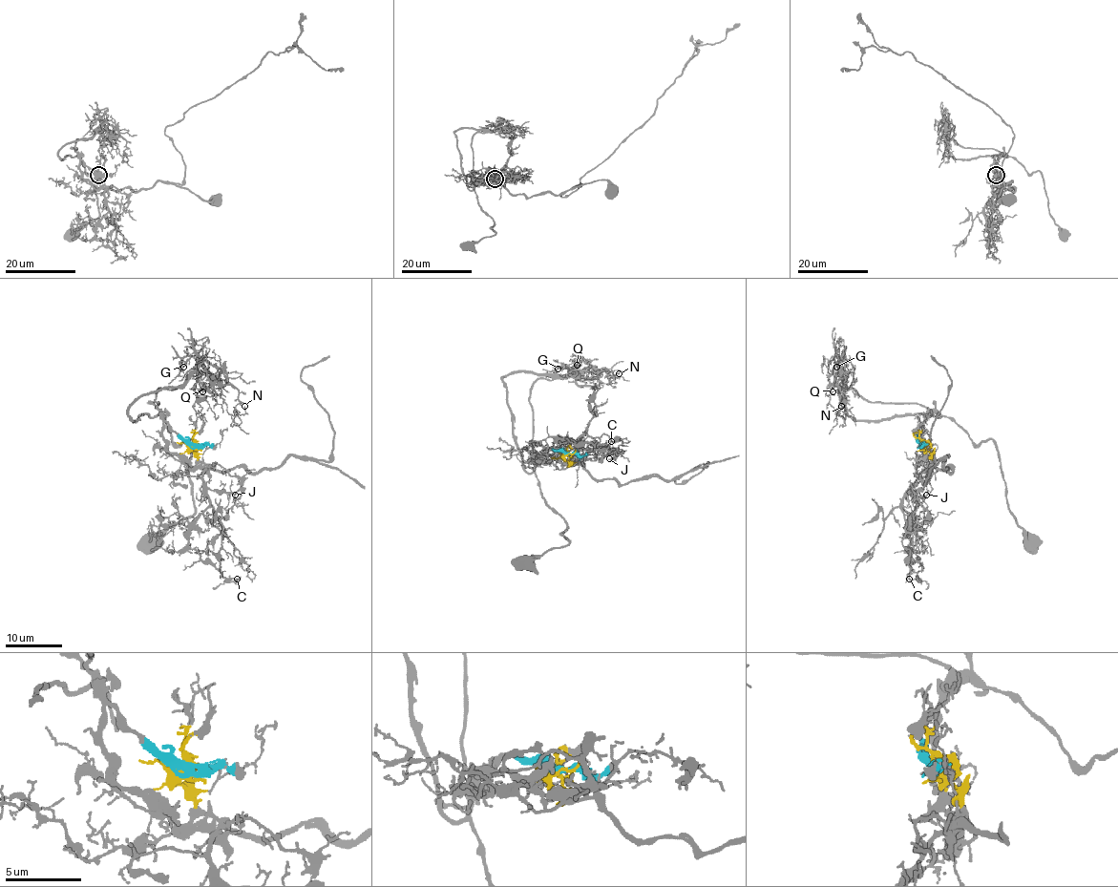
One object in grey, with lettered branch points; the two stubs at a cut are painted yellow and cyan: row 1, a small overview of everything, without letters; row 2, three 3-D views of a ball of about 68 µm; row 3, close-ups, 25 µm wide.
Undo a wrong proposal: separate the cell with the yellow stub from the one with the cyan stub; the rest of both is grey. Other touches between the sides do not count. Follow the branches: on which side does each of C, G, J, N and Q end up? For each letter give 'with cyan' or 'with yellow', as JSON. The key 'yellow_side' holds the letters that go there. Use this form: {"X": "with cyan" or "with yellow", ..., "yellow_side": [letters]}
{"C": "with yellow", "G": "with cyan", "J": "with yellow", "N": "with cyan", "Q": "with cyan", "yellow_side": ["C", "J"]}

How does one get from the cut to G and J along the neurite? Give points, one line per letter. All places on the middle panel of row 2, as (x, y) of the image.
G: (567, 454), (547, 449), (532, 459), (532, 385), (544, 376), (561, 377), (570, 373), (564, 366), (558, 369)
J: (567, 454), (564, 456), (567, 461), (579, 464), (594, 447), (610, 449), (614, 458), (608, 458)

